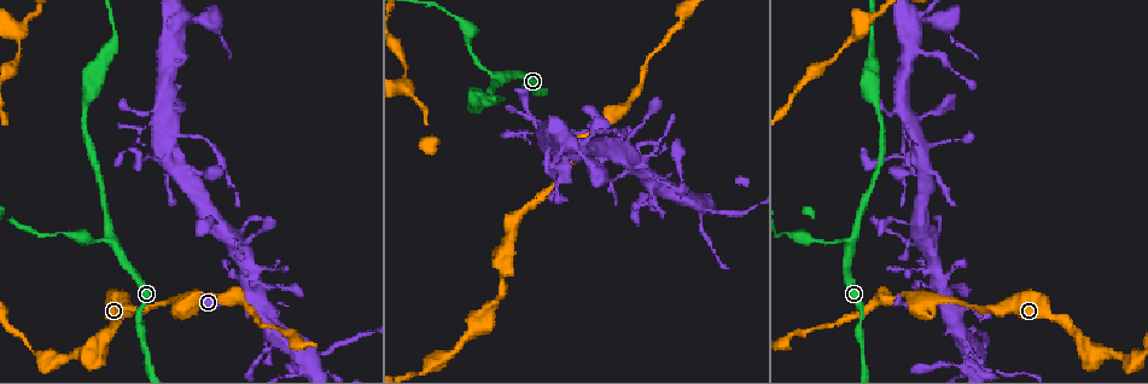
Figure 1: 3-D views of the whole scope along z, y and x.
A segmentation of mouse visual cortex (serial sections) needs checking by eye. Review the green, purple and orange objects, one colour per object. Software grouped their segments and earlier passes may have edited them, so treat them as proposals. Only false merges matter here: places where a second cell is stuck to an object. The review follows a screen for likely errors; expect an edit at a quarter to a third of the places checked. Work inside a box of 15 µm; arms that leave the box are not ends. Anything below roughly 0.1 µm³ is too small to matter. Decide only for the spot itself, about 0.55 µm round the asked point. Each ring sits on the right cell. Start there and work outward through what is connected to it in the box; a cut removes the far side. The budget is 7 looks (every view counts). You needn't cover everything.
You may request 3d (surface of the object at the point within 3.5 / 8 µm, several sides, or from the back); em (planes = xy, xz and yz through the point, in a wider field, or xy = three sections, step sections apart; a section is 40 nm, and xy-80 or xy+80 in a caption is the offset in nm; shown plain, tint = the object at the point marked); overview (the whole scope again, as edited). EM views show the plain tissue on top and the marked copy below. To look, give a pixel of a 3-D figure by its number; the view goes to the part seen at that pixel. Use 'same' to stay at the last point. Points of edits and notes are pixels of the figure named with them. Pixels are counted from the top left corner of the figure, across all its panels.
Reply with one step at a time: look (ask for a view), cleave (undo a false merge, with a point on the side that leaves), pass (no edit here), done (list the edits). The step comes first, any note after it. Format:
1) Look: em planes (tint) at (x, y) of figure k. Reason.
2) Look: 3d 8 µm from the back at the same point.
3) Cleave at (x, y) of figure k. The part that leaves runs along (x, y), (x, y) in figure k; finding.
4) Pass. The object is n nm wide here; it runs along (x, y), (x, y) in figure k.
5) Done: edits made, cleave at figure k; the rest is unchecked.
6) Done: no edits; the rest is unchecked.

Look: 3d 3.5 µm at (111, 239) of figure 1. Three-way junction.

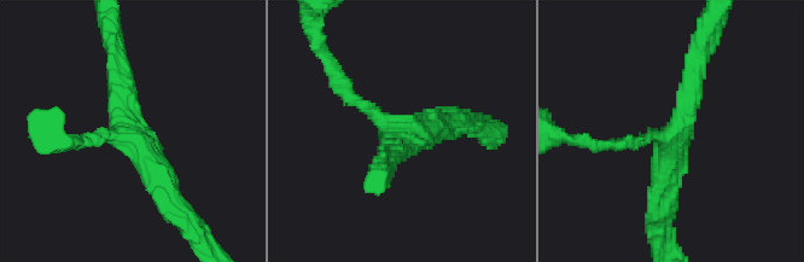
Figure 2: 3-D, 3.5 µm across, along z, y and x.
Look: em xy step 2 (tint) at (406, 135) of figure 2. 3 arms meet here; the arms are 150, 300, 300 nm wide; need the tissue.

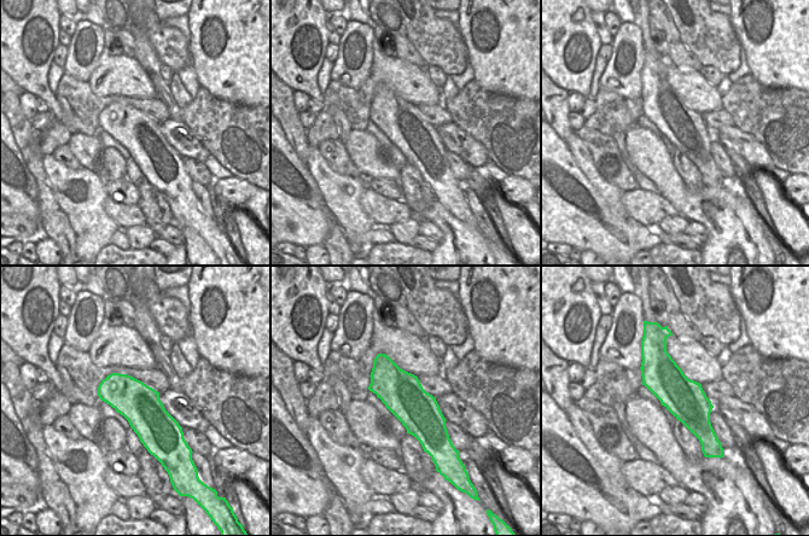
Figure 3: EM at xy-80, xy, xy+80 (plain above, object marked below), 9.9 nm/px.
Pass. The object is 420 nm wide here; it runs along (662, 351), (705, 443) in figure 3; one cell here.

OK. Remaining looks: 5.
Look: 3d 3.5 µm at (251, 297) of figure 1. Thin arm on a thick one.

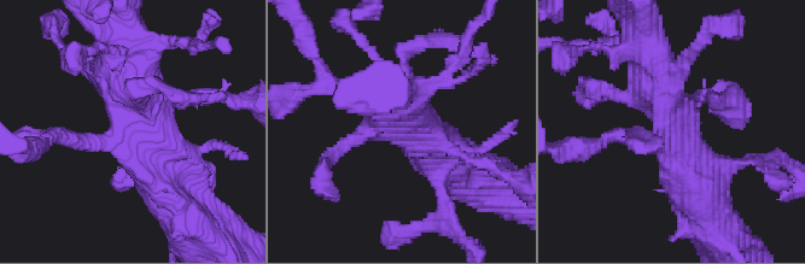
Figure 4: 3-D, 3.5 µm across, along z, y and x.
Look: em planes (tint) at (666, 128) of figure 4. 4 arms meet here; the arms are 200, 250, 500, 600 nm wide.

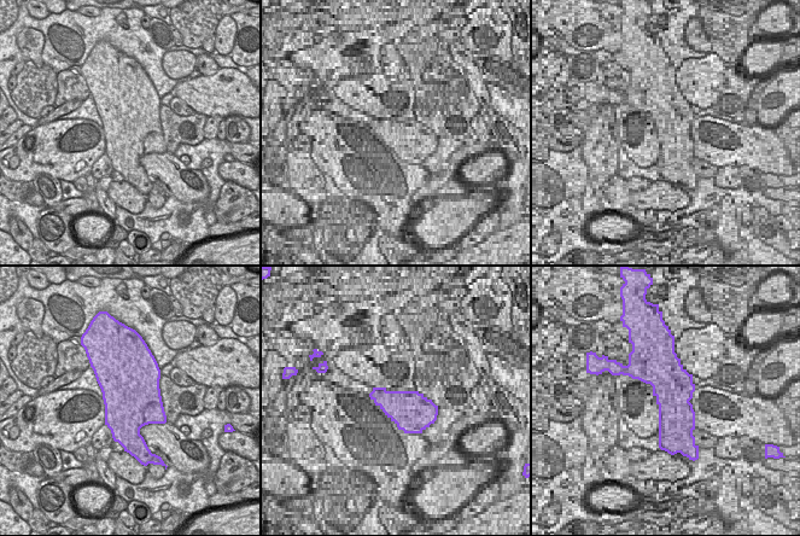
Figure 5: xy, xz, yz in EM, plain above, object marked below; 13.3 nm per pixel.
Pass. It runs along (57, 135), (112, 139), (134, 117), (127, 58) in figure 4; all the same cell.

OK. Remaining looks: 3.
Look: 3d 3.5 µm at (214, 171) of figure 1. Sharp bend.

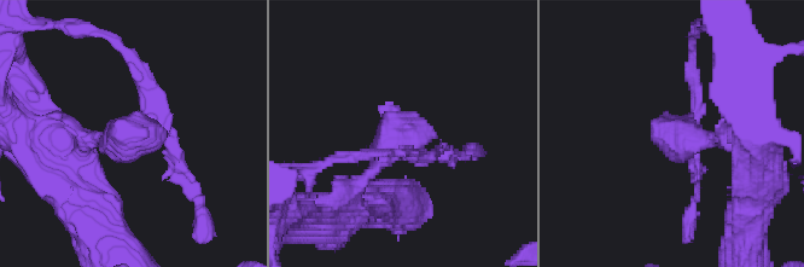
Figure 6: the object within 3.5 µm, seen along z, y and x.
Look: em xy step 2 (tint) at (404, 133) of figure 6.

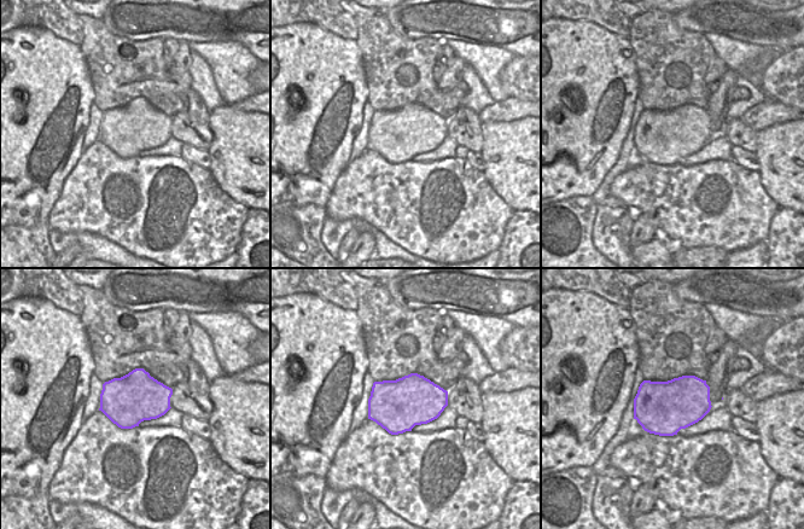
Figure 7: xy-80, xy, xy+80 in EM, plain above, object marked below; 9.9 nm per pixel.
Cleave at (140, 70) of figure 6. The part that leaves runs along (170, 135), (204, 220), (199, 239) in figure 6; a second cell is stuck on.

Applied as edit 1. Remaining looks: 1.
Done: edits made, cleave at figure 6; the rest is unchecked.

